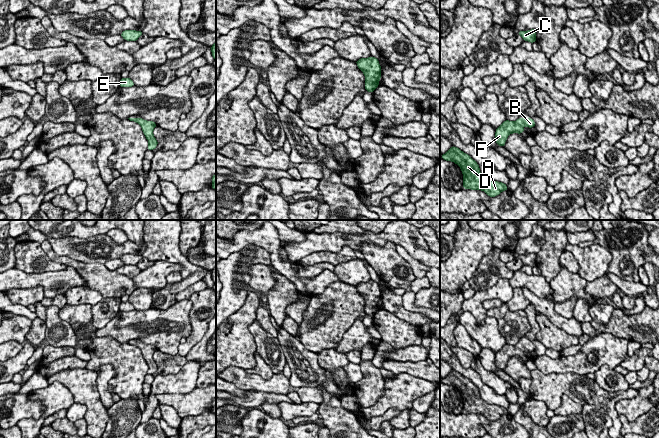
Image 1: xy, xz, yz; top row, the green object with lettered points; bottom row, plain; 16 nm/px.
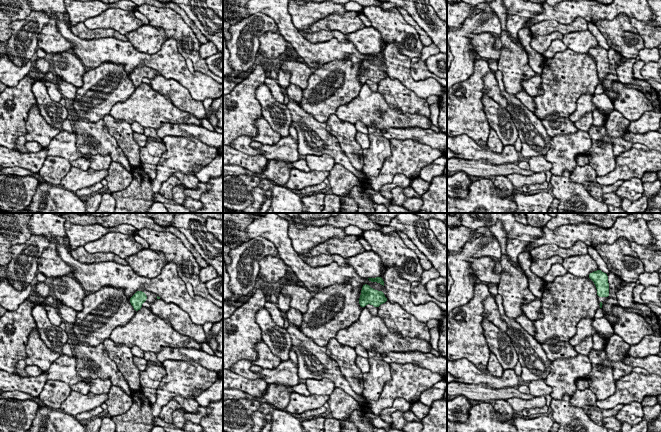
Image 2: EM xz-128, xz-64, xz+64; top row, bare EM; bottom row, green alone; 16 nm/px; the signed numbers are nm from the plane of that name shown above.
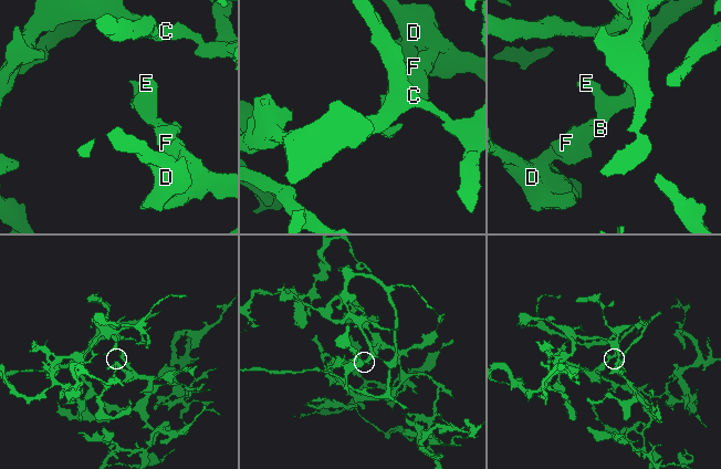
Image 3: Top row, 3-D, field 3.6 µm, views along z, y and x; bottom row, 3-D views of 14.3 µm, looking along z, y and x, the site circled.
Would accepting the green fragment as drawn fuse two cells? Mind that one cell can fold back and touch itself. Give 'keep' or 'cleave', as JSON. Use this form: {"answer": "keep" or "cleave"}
{"answer": "keep"}

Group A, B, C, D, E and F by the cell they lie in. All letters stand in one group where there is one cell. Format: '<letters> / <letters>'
A B C D E F

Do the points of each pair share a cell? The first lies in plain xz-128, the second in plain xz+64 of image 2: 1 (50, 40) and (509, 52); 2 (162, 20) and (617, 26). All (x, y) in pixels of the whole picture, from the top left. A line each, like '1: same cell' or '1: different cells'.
1: different cells
2: same cell

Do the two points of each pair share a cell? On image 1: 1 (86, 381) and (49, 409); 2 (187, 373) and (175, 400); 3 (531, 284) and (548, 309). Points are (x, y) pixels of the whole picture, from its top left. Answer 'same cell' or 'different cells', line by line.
1: different cells
2: different cells
3: different cells

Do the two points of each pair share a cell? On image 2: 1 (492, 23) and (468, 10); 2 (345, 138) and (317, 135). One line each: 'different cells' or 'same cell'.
1: different cells
2: different cells

